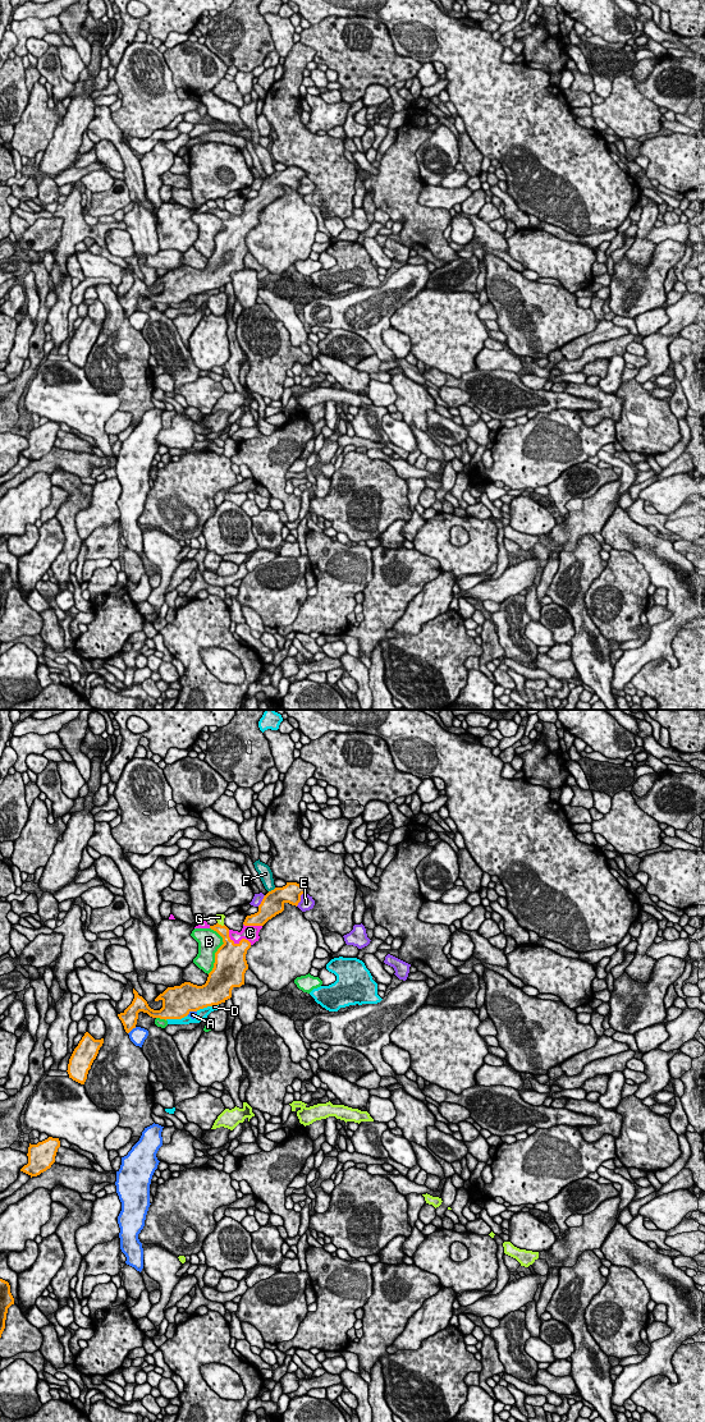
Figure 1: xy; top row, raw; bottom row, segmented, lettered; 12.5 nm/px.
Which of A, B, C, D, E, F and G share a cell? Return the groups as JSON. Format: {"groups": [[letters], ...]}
{"groups": [["A"], ["B"], ["C"], ["D"], ["E"], ["F"], ["G"]]}

